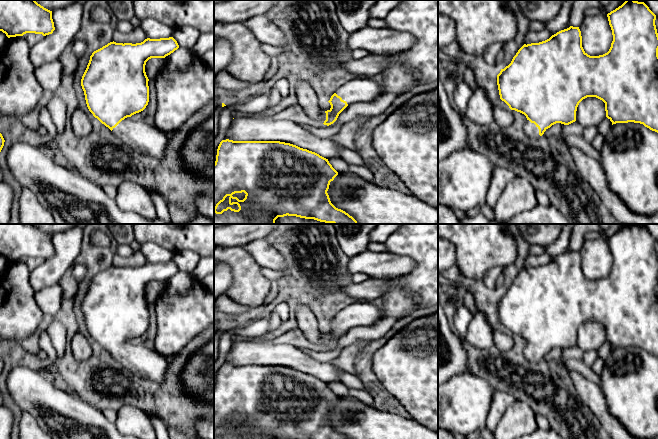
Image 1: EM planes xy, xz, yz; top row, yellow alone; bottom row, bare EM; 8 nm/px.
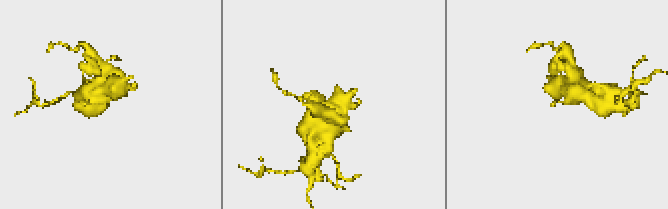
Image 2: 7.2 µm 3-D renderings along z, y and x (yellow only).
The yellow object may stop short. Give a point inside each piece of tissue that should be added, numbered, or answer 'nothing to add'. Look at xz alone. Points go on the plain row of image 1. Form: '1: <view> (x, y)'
1: xz (361, 313)

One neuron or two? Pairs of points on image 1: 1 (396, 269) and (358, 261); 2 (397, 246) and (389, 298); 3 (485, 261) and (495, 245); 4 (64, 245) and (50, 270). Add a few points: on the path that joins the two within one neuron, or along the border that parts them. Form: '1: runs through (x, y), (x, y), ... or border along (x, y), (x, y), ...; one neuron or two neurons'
1: runs through (387, 265), (375, 265), (367, 262); one neuron
2: runs through (415, 255), (419, 259), (419, 278), (407, 290); one neuron
3: runs through (485, 257), (491, 249); one neuron
4: runs through (64, 251), (64, 256), (56, 264); one neuron

